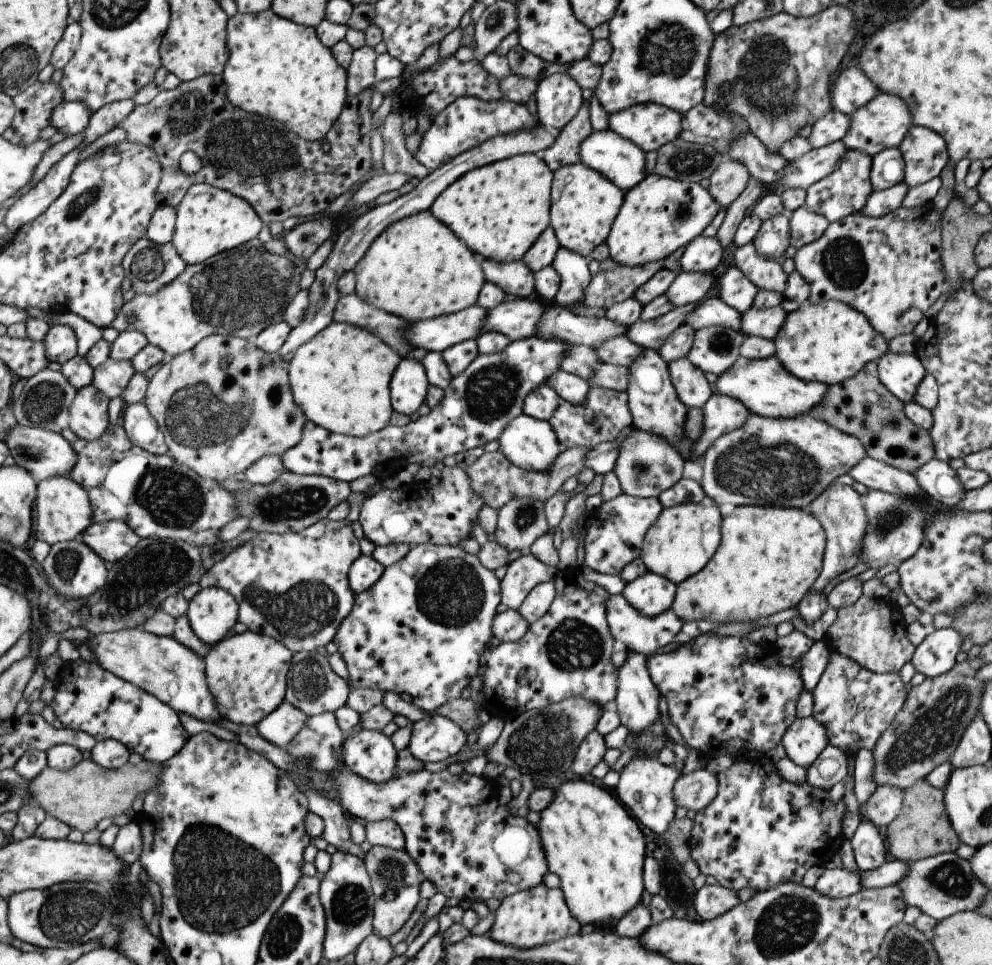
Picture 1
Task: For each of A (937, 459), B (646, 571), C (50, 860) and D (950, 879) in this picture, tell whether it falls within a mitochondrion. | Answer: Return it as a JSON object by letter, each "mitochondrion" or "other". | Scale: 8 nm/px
{"A":"other","B":"other","C":"other","D":"mitochondrion"}

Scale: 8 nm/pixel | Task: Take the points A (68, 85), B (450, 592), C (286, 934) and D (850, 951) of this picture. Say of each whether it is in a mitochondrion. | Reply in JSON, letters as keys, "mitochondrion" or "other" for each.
{"A":"other","B":"mitochondrion","C":"mitochondrion","D":"other"}

